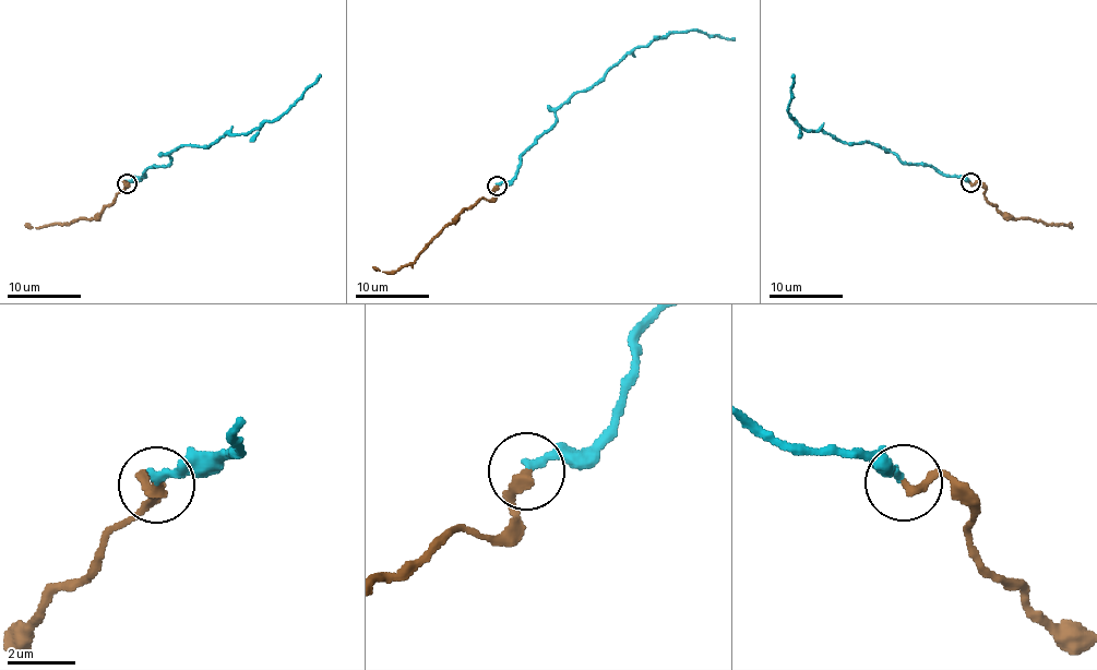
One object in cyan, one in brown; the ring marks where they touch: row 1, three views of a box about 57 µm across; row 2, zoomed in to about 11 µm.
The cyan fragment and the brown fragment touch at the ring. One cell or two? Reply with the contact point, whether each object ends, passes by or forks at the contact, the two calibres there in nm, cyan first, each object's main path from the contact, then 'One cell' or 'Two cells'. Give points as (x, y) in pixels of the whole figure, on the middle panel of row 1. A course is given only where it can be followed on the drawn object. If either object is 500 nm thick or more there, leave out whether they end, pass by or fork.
Place: (497, 186). At the ring cyan ends. At the ring brown ends. Thickness 240 nm (cyan) against 320 nm. Course of cyan: (496, 186), (512, 178), (520, 158), (556, 124), (555, 112), (635, 47), (690, 30), (734, 40). Course of brown: (496, 186), (495, 195), (490, 199), (480, 198), (450, 223), (410, 263), (388, 271), (373, 268). One cell

